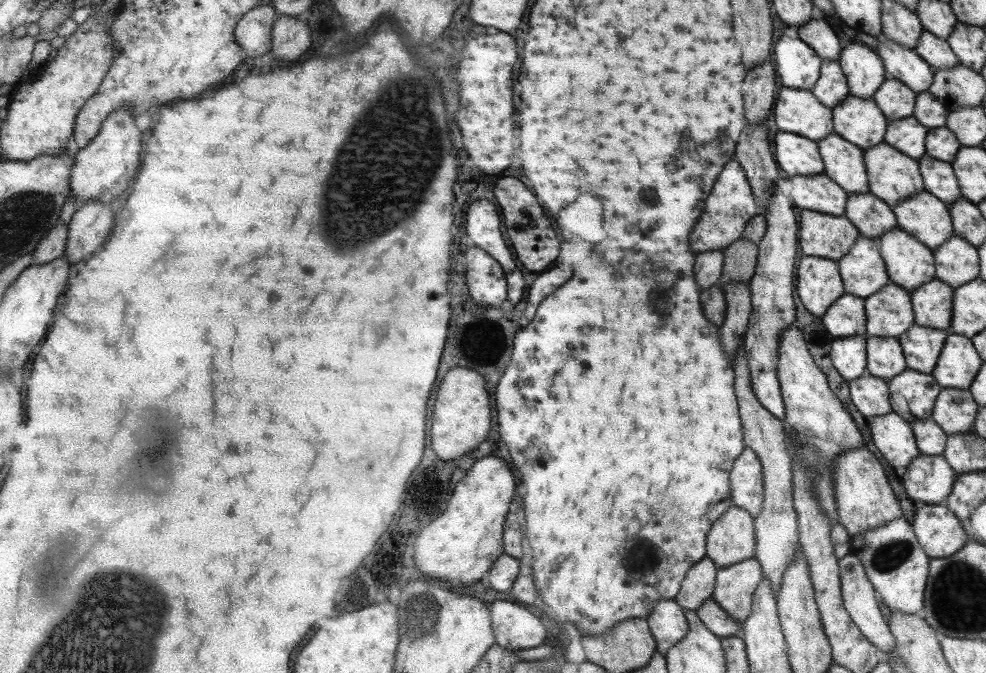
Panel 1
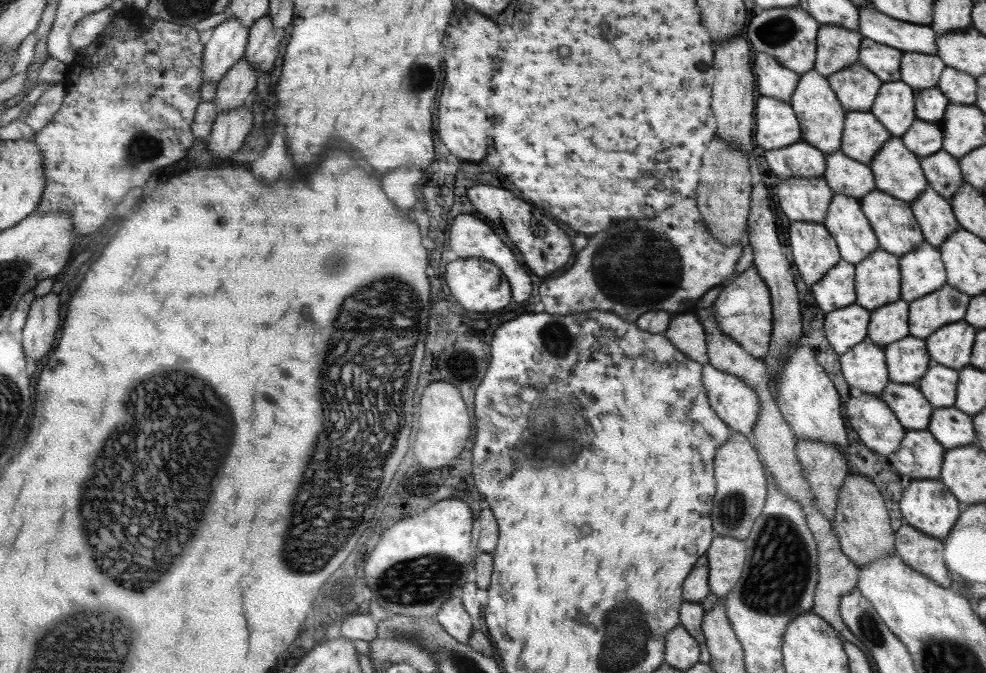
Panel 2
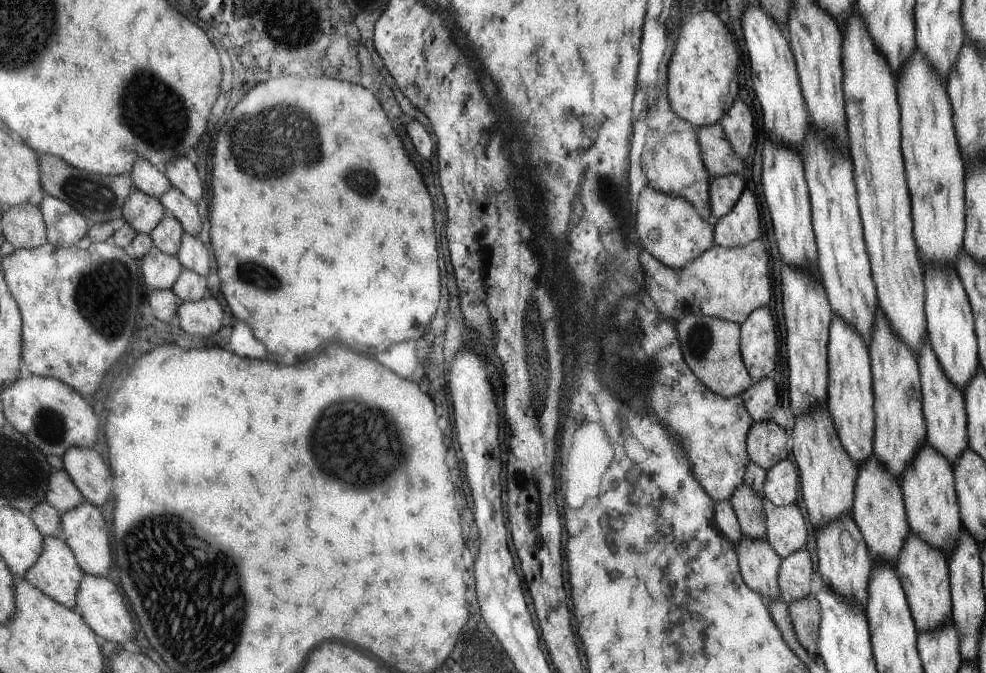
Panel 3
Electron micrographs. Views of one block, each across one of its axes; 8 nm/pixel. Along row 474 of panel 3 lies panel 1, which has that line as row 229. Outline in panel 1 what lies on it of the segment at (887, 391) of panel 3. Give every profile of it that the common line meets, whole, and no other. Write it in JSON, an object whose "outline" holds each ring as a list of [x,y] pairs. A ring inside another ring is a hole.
{"outline":[[[899,227],[878,240],[892,282],[912,293],[936,279],[937,264],[931,247]]]}

